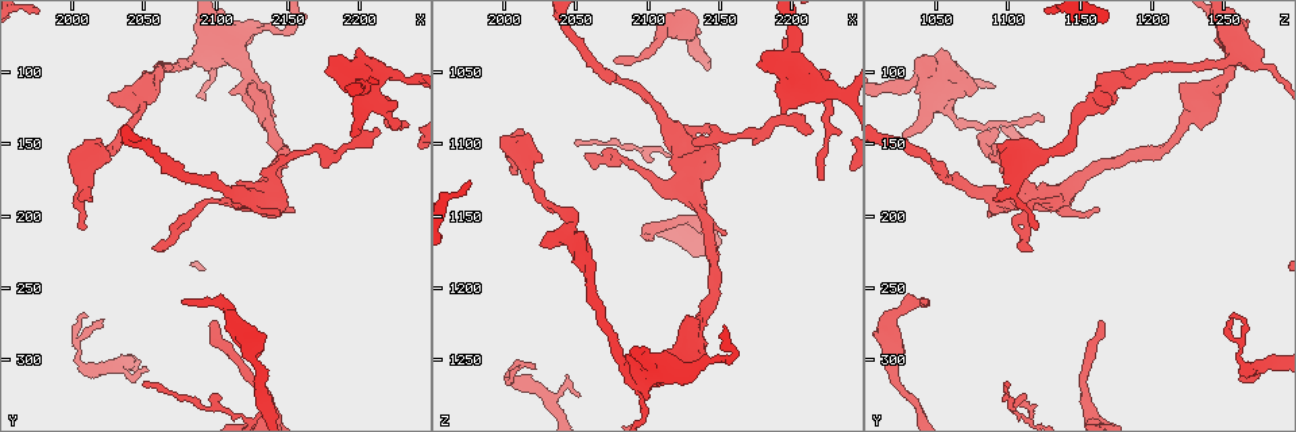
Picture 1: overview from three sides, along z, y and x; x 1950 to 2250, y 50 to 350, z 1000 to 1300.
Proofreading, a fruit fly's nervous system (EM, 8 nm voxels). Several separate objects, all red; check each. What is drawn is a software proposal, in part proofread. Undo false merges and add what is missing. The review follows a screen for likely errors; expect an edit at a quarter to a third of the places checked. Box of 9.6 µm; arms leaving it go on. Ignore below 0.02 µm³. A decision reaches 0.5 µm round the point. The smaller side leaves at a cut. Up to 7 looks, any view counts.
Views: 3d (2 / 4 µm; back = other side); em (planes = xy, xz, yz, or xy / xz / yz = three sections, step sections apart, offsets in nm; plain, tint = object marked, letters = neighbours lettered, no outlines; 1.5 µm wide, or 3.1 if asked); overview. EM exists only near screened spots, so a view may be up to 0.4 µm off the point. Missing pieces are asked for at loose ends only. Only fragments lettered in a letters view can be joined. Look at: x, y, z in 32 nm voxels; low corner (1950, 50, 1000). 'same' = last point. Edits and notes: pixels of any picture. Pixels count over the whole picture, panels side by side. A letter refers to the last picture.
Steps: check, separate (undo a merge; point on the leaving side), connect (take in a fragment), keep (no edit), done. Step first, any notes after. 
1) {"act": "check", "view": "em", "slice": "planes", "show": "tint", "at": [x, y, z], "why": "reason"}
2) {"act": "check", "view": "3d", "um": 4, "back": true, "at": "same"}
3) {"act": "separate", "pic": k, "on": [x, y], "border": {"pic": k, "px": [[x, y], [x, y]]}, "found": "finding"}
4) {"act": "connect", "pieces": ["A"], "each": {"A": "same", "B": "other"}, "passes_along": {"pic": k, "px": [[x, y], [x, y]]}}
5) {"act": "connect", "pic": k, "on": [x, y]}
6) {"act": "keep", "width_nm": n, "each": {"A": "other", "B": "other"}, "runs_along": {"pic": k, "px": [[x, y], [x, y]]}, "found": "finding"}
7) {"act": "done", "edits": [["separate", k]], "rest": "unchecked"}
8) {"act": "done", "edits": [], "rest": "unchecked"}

{"act": "check", "view": "3d", "um": 4, "back": true, "at": [2016, 152, 1092], "why": "an open end"}

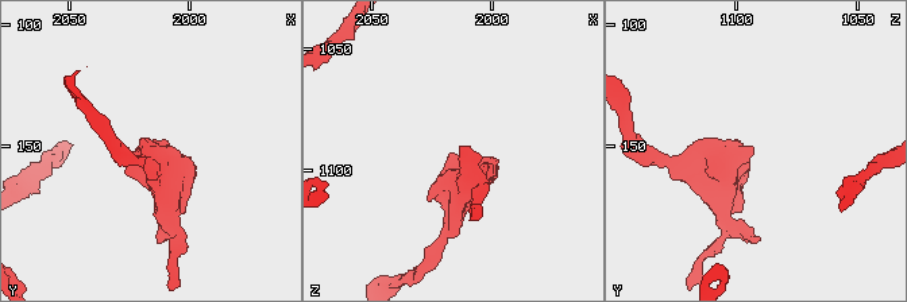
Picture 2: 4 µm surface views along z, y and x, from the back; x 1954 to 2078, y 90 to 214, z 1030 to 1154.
{"act": "check", "view": "em", "slice": "planes", "show": "letters", "at": [2018, 151, 1091], "why": "shape alone is not enough"}

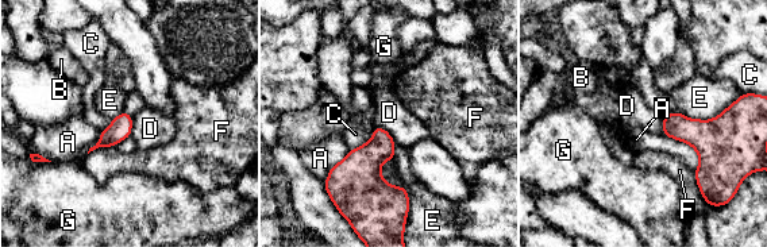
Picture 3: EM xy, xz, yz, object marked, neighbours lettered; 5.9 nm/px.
{"act": "keep", "each": {"A": "other", "B": "other", "C": "other", "D": "other", "E": "other", "F": "other", "G": "other"}, "border": {"pic": 3, "px": [[376, 124], [381, 126], [396, 142]]}, "found": "none of them fits"}

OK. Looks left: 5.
{"act": "check", "view": "3d", "um": 2, "at": [2098, 272, 1164], "why": "tapers out"}

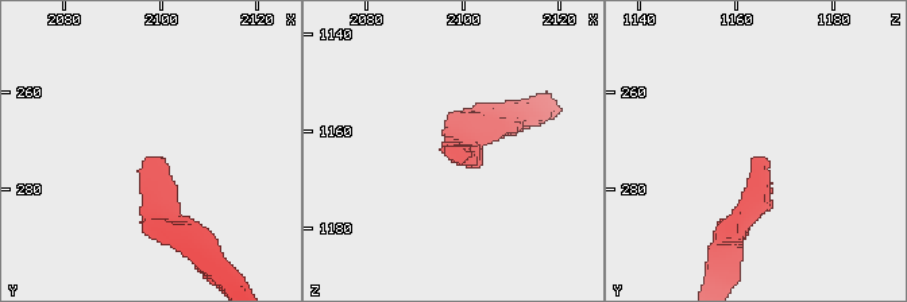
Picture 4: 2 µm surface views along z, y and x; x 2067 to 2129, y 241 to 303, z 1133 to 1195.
{"act": "check", "view": "em", "slice": "planes", "show": "letters", "at": [2098, 272, 1164]}

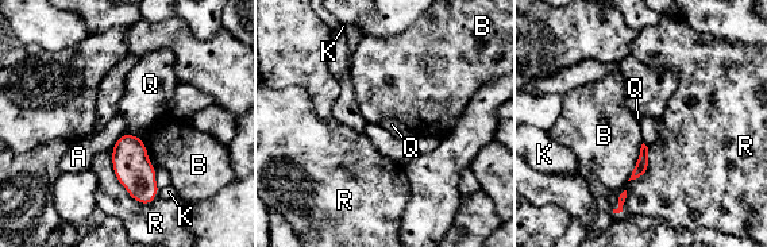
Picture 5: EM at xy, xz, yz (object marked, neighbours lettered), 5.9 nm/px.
{"act": "keep", "each": {"A": "other", "B": "other", "K": "other", "Q": "other", "R": "other"}, "border": {"pic": 5, "px": [[127, 132], [138, 136]]}, "found": "none of them fits"}

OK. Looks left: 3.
{"act": "check", "view": "3d", "um": 2, "at": [2104, 192, 1120]}

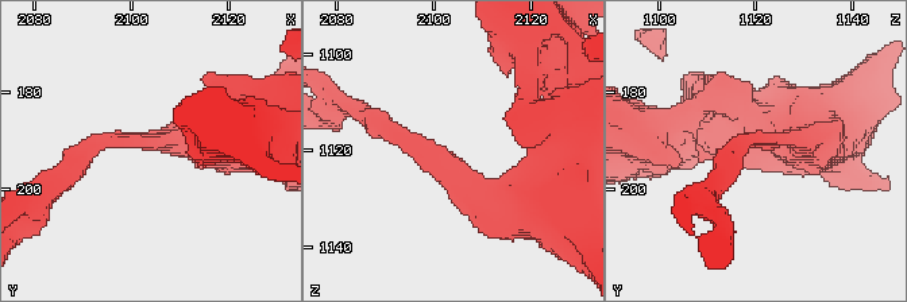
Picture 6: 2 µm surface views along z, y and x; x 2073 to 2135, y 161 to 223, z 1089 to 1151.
{"act": "check", "view": "em", "slice": "planes", "show": "tint", "at": [2102, 190, 1121], "arm_widths_nm": [170, 460]}

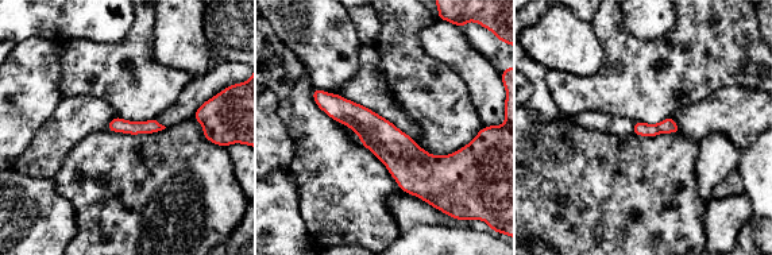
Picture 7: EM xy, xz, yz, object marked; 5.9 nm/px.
{"act": "check", "view": "em", "slice": "planes", "show": "letters", "at": "same"}

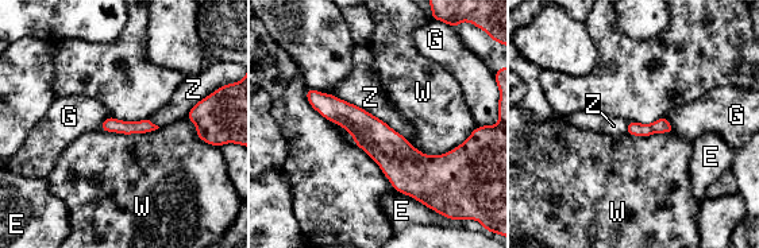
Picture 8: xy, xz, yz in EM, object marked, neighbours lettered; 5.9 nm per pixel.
{"act": "keep", "each": {"E": "other", "G": "other", "W": "other", "Z": "other"}, "found": "all the same cell"}

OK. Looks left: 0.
{"act": "done", "edits": [], "rest": "unchecked"}

